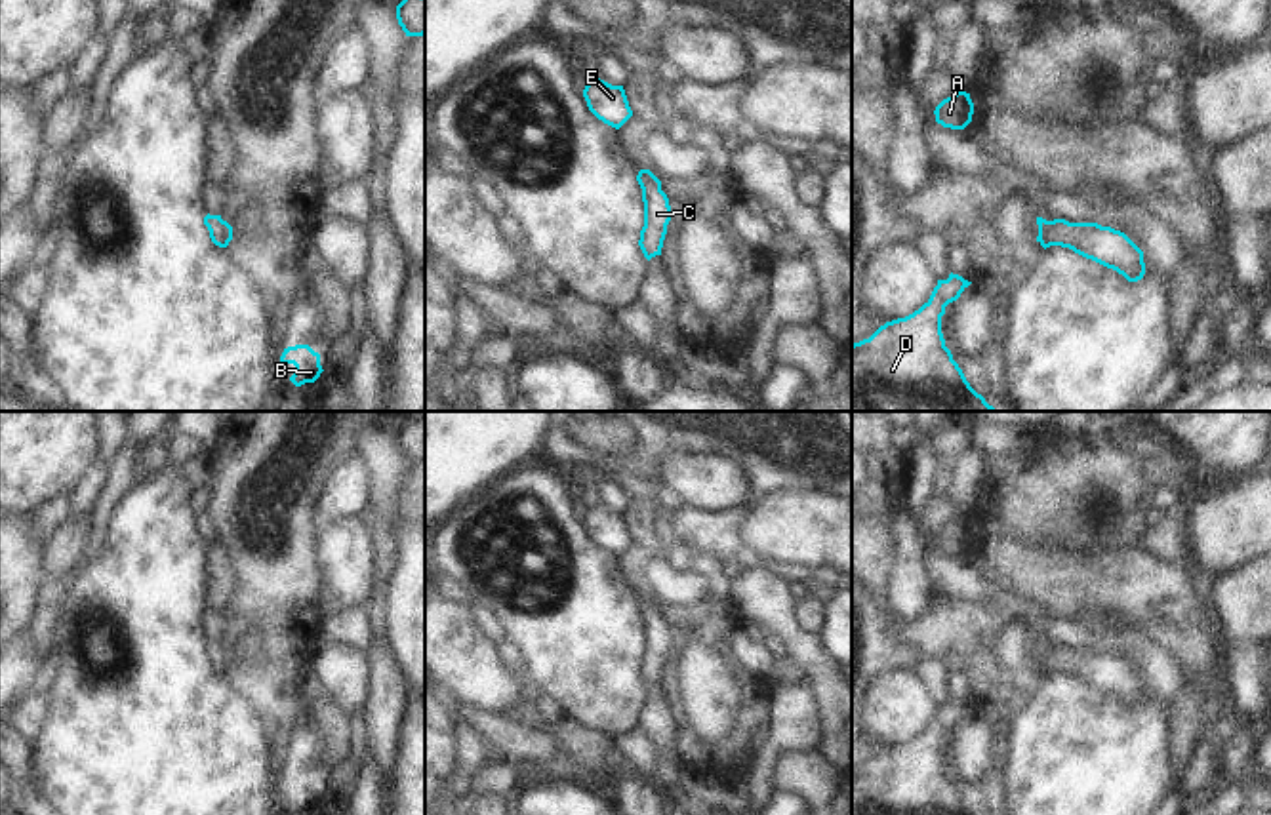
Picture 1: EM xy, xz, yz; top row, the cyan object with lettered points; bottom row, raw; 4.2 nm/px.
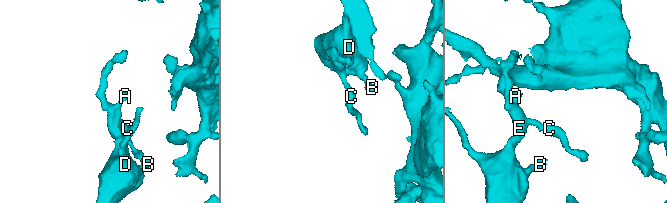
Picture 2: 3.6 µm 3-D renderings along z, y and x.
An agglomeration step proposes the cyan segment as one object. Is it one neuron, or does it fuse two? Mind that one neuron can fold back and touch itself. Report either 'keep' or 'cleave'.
keep

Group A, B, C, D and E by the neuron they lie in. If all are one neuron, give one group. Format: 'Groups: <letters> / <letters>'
Groups: A B C D E.

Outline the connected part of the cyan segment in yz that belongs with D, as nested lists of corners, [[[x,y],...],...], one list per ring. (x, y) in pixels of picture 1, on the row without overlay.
[[[951,699],[918,737],[854,769],[852,815],[972,815],[941,760],[945,733],[970,710]]]

